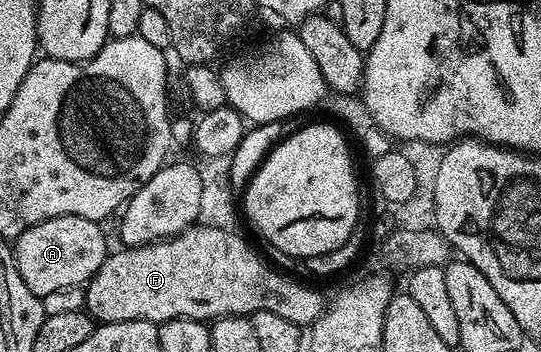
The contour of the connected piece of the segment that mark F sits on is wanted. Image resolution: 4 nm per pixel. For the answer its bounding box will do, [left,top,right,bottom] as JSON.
[84,223,327,326]

